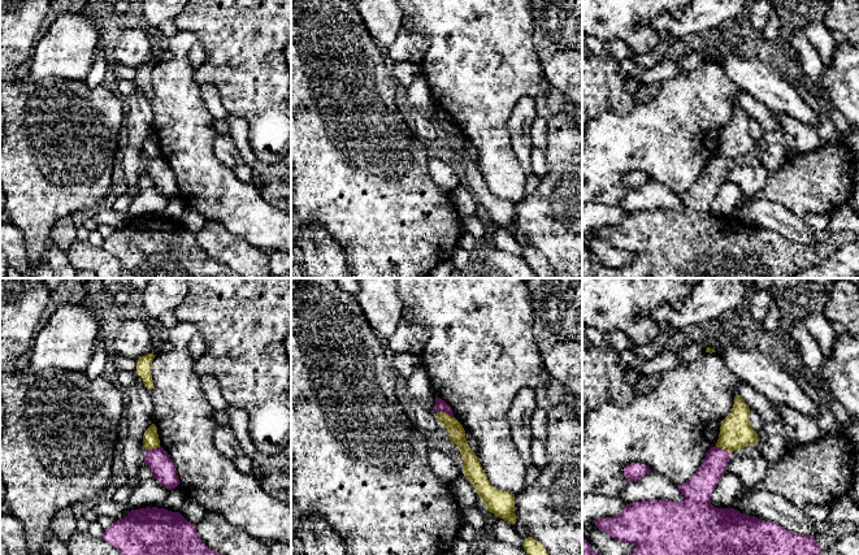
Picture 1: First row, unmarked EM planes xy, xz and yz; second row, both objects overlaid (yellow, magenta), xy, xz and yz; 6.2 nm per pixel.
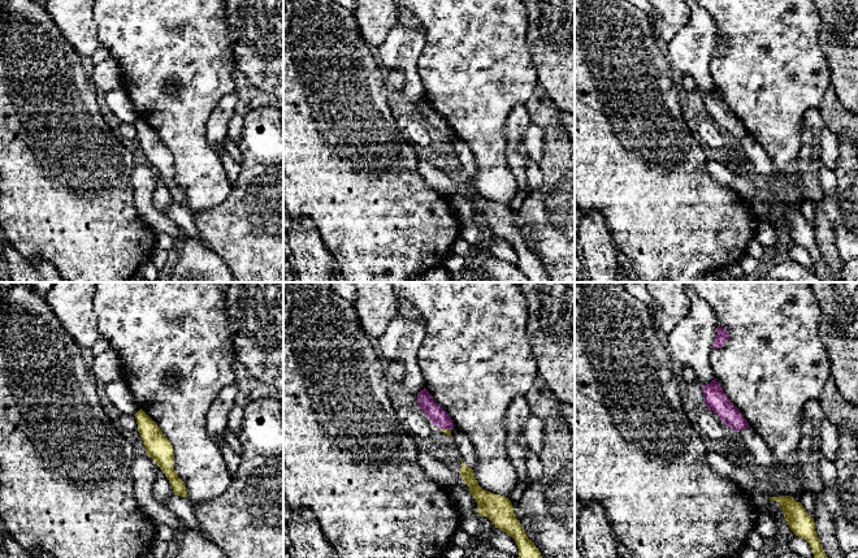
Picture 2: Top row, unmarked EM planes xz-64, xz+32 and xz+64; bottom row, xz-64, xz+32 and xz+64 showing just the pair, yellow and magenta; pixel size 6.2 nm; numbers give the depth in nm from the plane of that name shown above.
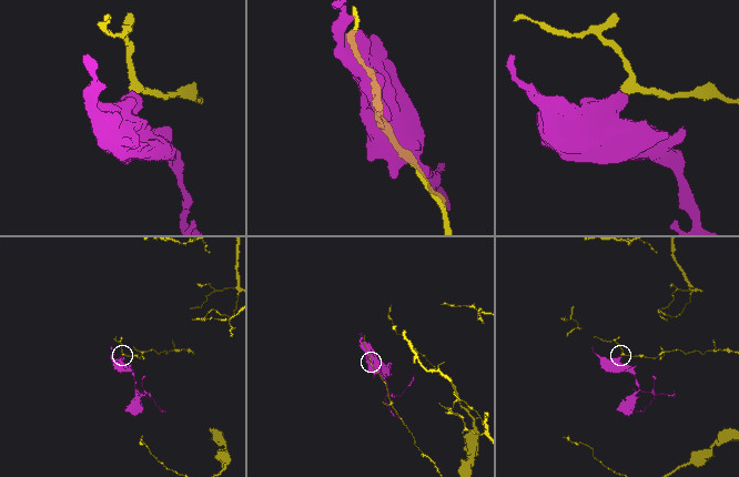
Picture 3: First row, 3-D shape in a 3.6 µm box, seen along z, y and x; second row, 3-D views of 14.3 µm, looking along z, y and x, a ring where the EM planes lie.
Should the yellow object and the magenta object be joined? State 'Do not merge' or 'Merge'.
Do not merge

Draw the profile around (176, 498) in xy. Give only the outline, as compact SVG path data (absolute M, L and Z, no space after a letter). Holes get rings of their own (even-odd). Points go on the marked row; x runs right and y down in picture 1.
M181 487L172 489L169 490L168 497L165 498L162 508L172 511L172 512L179 512L185 500L186 500L186 495L181 490Z

